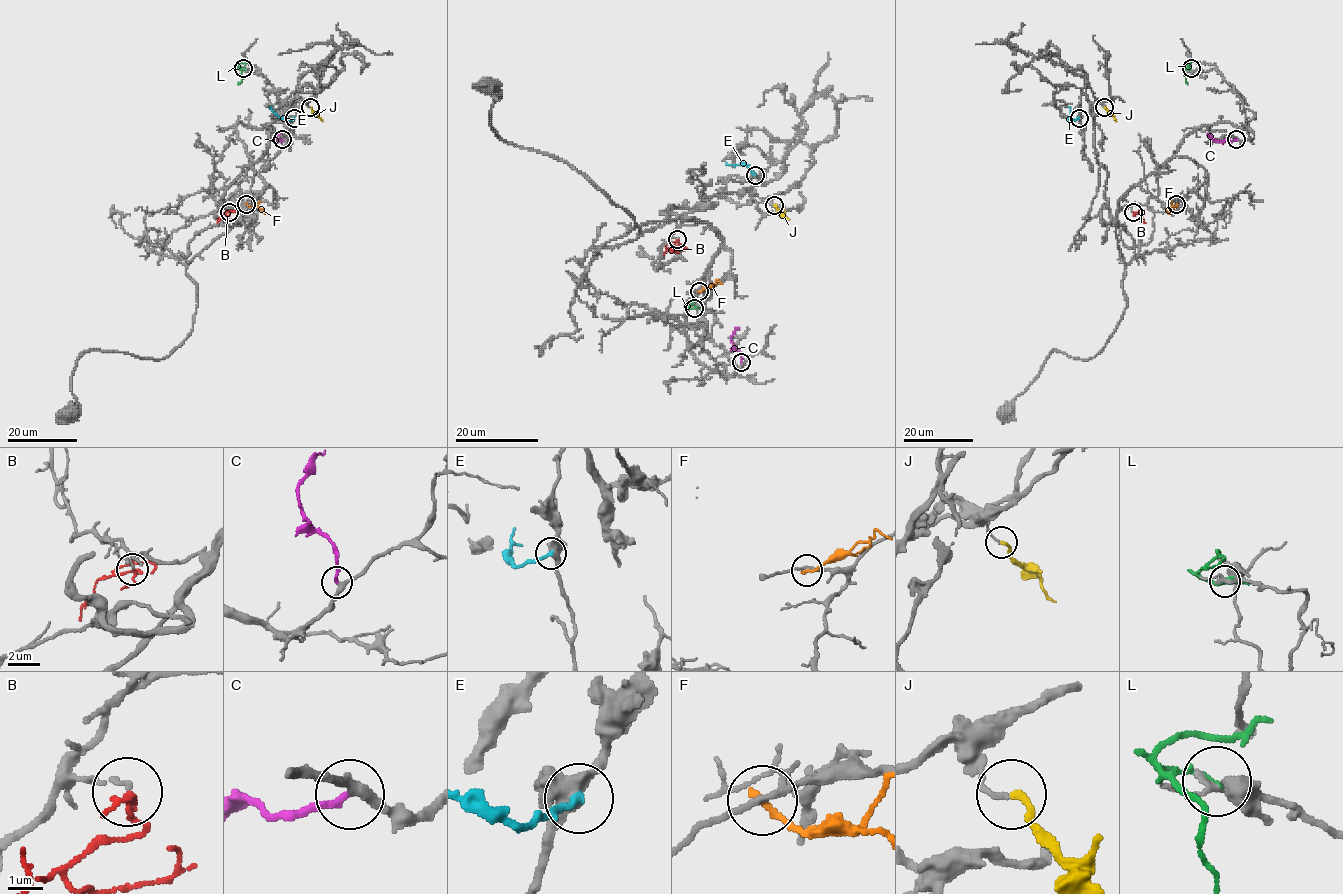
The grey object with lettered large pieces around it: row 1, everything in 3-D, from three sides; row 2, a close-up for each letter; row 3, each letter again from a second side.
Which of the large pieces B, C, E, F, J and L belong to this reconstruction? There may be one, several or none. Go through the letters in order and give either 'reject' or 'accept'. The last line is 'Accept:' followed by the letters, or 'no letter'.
B: accept
C: accept
E: reject
F: reject
J: reject
L: reject
Accept: B, C

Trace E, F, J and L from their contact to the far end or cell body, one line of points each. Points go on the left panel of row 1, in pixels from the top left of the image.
E: (294, 118), (283, 120), (269, 106)
F: (246, 204), (266, 214)
J: (310, 107), (322, 120)
L: (243, 68), (238, 66), (243, 79), (238, 84)

